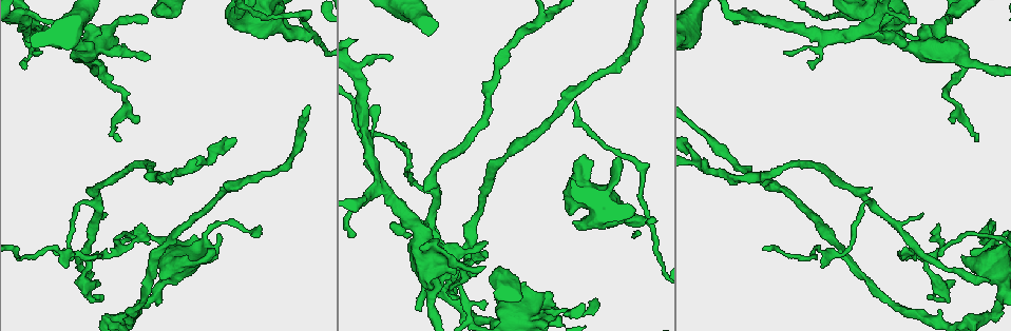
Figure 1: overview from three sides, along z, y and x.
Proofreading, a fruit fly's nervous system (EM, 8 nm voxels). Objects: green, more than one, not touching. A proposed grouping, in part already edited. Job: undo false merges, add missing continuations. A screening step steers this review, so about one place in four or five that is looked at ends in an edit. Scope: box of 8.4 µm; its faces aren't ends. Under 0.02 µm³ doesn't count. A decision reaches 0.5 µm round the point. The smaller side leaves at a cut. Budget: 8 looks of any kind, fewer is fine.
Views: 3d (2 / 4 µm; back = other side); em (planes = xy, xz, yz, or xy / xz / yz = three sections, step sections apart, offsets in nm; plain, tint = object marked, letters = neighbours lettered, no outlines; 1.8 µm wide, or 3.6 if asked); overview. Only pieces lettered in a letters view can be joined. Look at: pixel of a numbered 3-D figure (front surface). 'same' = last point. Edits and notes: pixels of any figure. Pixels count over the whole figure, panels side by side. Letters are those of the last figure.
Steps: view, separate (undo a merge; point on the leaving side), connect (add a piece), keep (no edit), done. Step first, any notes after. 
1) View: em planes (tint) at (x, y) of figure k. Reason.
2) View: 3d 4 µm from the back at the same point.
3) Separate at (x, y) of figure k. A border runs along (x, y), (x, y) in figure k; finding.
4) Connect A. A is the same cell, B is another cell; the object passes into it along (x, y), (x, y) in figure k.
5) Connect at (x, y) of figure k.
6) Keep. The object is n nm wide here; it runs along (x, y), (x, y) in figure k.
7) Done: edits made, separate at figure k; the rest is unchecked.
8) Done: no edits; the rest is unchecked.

View: 3d 4 µm at (891, 21) of figure 1. Four arms meet.

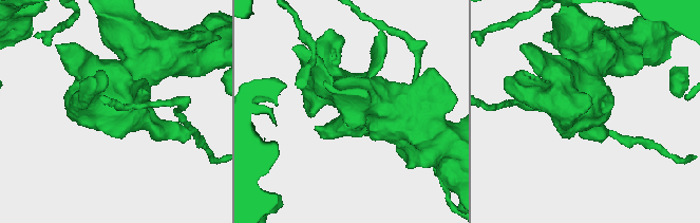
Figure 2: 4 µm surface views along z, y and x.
View: em 3.6 µm xy step 8 (letters) at (591, 108) of figure 2. Now the EM.

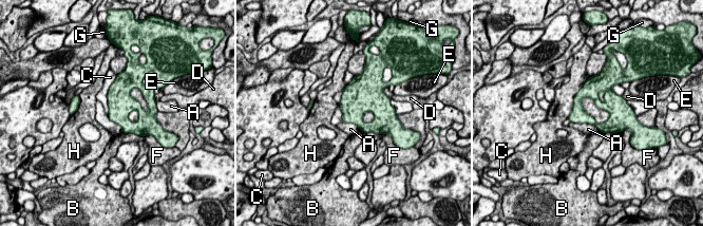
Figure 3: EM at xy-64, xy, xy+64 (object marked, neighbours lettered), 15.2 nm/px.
Keep. A, B, C, D, E, F, G and H are other cells; one neuron here.

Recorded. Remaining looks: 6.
View: 3d 2 µm at (513, 279) of figure 1. Branch stops here.

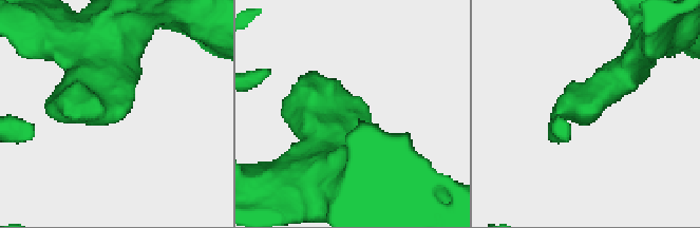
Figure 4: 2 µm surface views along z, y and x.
View: em planes (letters) at (580, 124) of figure 4.

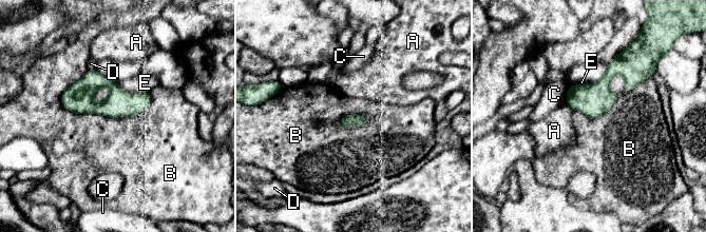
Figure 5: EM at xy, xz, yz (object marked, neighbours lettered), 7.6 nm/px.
Keep. A, B, C, D and E are other cells; none of them fits.

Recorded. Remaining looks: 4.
View: em planes (letters) at (843, 253) of figure 1. Abrupt turn.

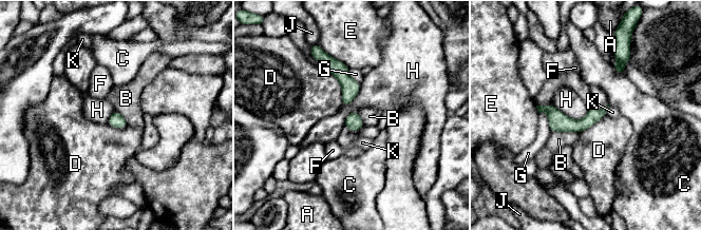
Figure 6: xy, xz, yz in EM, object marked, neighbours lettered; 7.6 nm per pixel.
Keep. A, B, C, D, E, F, G, H, J and K are other cells; continuous, no second neuron.

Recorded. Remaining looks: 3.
Done: no edits; the rest is unchecked.

